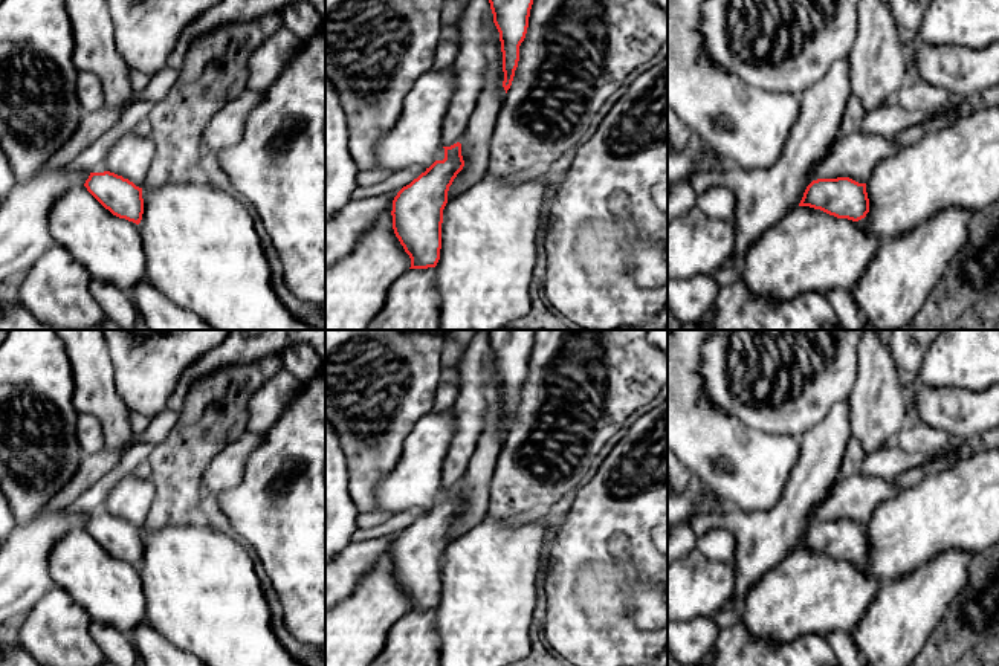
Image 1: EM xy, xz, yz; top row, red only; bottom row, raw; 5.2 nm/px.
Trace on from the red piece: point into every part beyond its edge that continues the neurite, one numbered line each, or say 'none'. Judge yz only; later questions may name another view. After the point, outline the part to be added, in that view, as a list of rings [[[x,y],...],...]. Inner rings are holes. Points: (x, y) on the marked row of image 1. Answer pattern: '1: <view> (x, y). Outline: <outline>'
1: yz (854, 156). Outline: [[[860,128],[848,136],[839,134],[828,154],[814,165],[811,182],[849,177],[858,183],[866,183],[874,168],[900,148],[894,139],[865,133]]]

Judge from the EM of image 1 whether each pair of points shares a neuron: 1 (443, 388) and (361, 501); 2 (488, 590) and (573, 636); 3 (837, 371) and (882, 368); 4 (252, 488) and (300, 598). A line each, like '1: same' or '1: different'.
1: different
2: different
3: different
4: same

